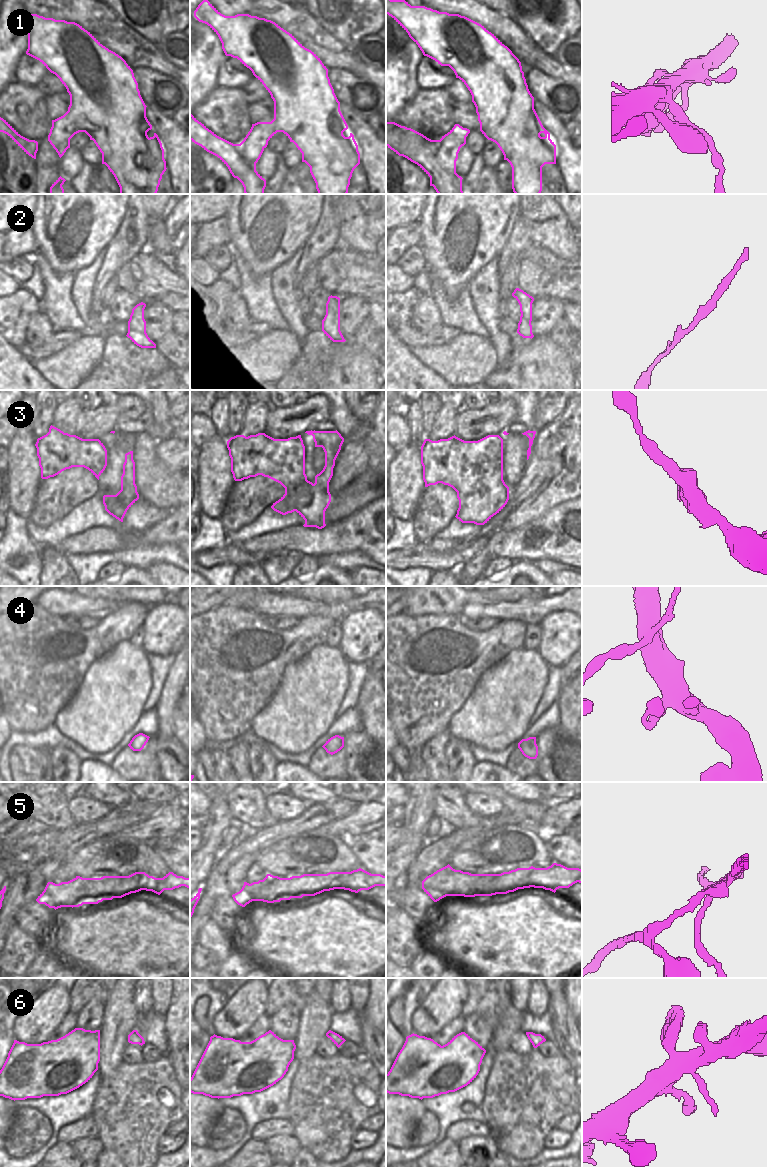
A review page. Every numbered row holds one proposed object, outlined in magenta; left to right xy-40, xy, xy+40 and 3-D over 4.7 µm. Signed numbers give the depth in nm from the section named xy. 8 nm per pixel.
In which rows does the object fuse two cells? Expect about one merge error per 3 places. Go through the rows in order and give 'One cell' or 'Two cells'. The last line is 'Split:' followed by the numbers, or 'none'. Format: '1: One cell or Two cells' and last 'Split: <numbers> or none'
1: Two cells
2: One cell
3: One cell
4: One cell
5: Two cells
6: One cell
Split: 1, 5.

